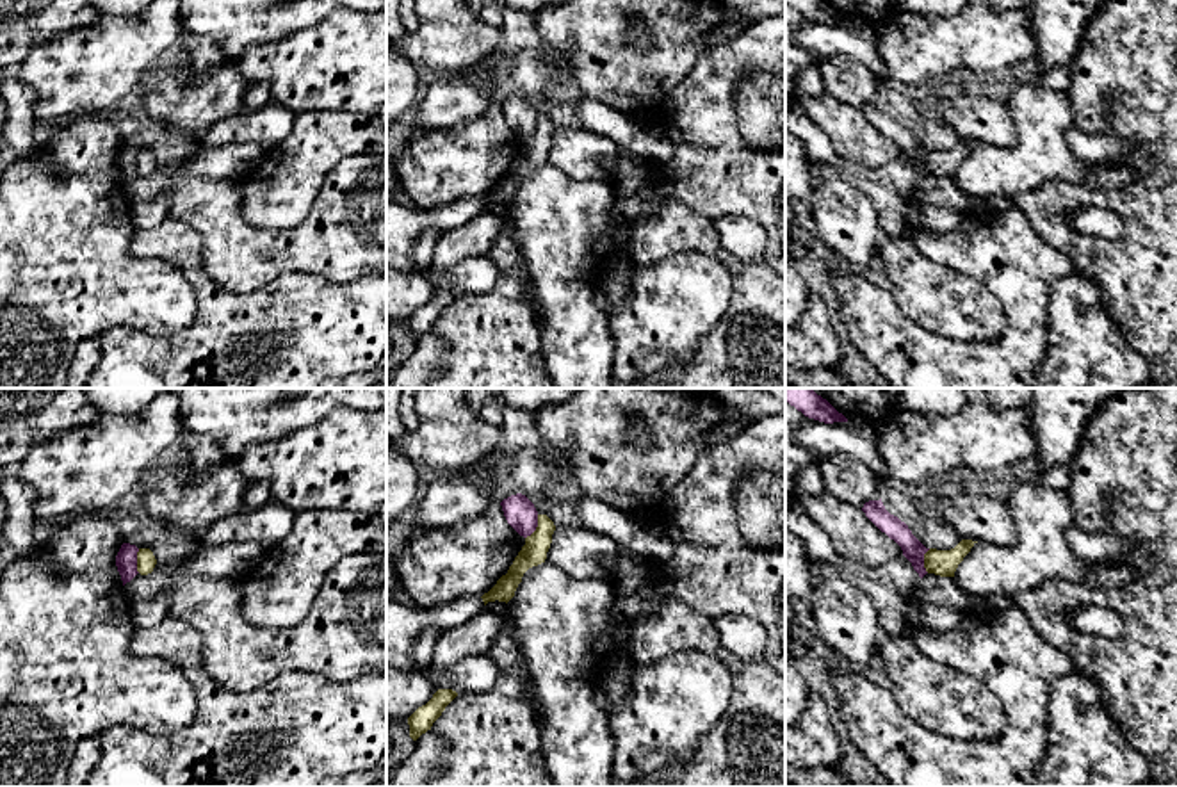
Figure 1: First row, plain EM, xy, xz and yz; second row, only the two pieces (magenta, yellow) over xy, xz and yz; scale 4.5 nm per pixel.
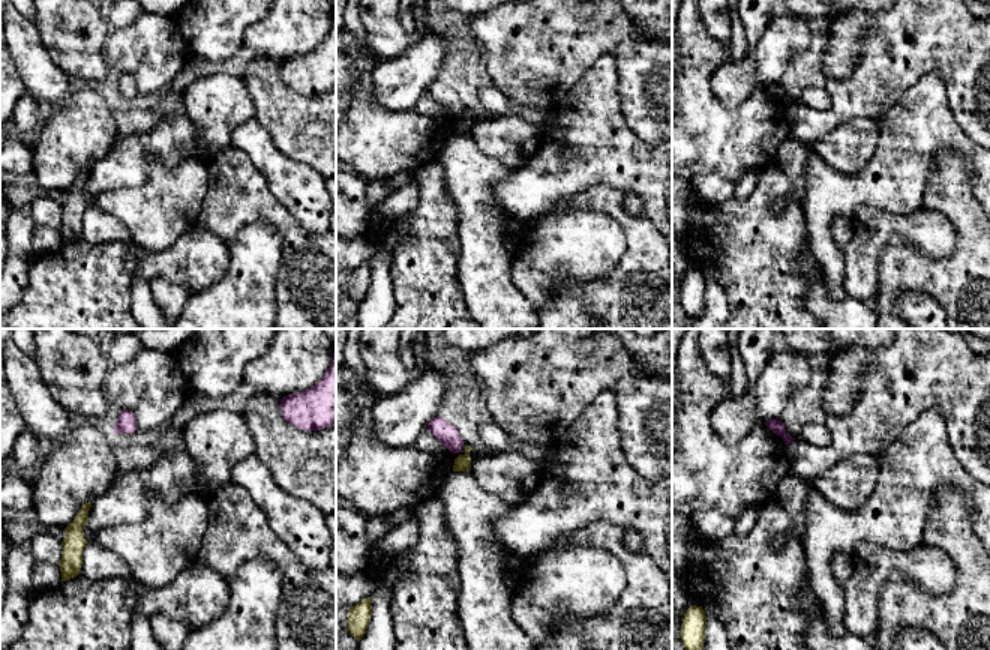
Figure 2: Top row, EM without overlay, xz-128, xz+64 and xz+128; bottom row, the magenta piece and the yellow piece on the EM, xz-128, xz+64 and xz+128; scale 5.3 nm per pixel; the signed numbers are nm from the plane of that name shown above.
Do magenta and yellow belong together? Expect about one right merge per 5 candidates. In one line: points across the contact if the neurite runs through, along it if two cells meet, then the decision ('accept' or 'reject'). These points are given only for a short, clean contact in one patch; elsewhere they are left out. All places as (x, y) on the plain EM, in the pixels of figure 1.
border along xz (538, 116), (538, 127), (526, 139); reject

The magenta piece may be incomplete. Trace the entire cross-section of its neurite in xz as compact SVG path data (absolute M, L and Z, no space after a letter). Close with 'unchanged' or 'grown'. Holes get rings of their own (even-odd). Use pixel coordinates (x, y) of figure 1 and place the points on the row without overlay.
M522 94L511 96L500 103L507 125L524 139L538 128L538 112Z; unchanged

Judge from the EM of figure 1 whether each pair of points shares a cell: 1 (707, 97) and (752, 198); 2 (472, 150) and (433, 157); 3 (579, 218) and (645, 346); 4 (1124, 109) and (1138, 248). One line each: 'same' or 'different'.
1: same
2: same
3: different
4: same

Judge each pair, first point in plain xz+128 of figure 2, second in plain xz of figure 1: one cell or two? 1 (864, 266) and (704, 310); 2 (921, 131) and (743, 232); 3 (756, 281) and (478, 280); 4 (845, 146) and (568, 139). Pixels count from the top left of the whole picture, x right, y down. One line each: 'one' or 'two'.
1: one
2: two
3: two
4: one

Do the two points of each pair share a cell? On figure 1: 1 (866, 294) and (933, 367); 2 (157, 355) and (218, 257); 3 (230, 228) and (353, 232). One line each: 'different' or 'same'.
1: same
2: different
3: same

